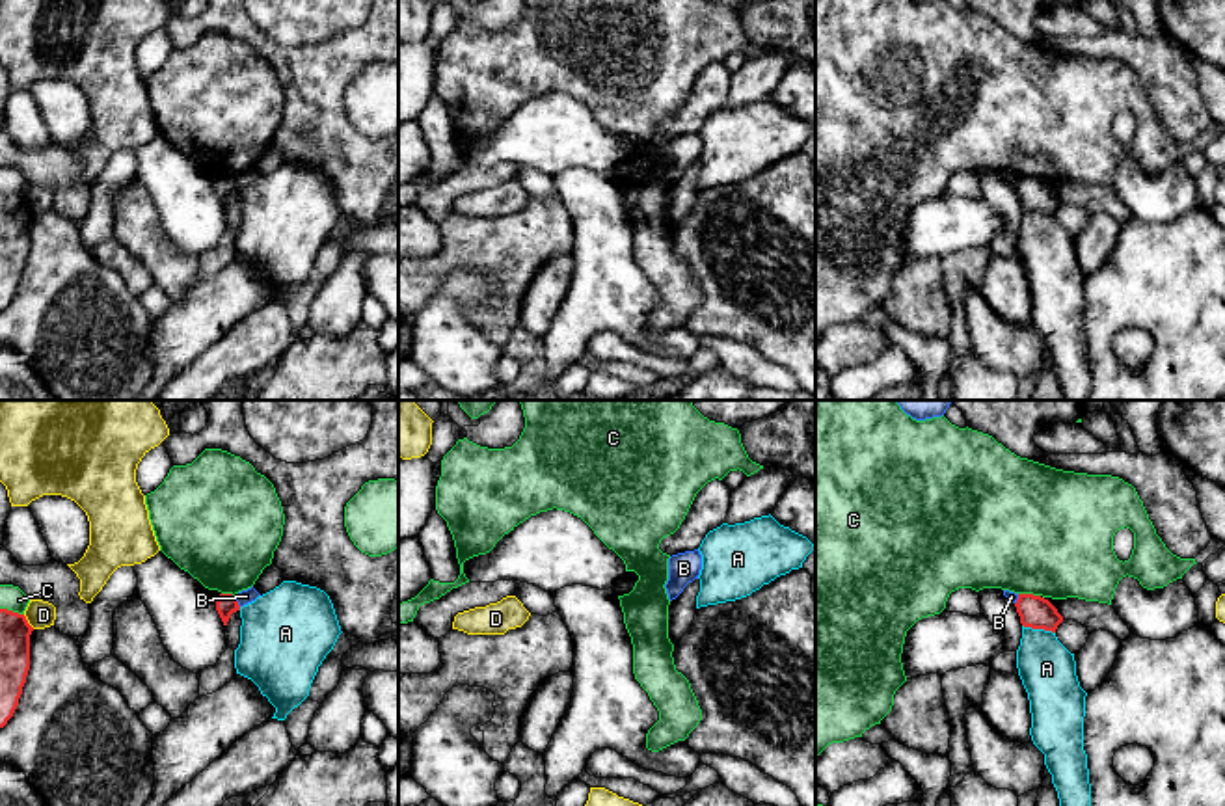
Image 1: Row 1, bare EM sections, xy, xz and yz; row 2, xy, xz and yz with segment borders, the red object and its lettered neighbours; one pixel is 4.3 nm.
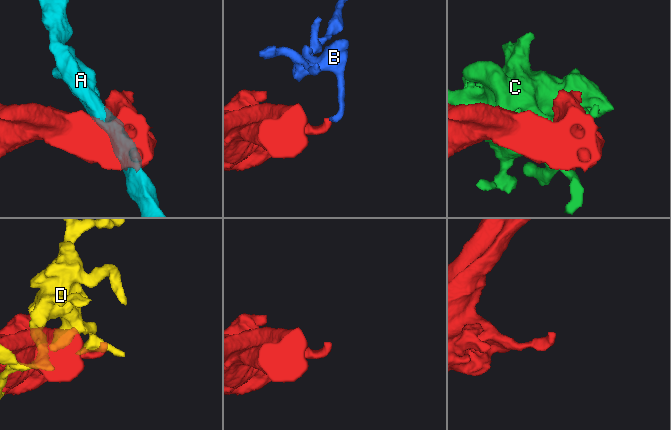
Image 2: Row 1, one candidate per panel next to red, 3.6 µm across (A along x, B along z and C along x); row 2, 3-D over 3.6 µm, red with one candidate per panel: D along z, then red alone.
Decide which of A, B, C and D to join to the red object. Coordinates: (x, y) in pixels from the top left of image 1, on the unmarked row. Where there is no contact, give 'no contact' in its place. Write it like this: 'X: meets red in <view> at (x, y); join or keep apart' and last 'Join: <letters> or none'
A: meets red in yz at (1039, 211); keep apart
B: meets red in xy at (237, 185); keep apart
C: meets red in xy at (12, 194); keep apart
D: meets red in xy at (26, 205); keep apart
Join: none

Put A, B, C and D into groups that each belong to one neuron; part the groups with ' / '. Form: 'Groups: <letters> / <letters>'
Groups: A / B / C / D

